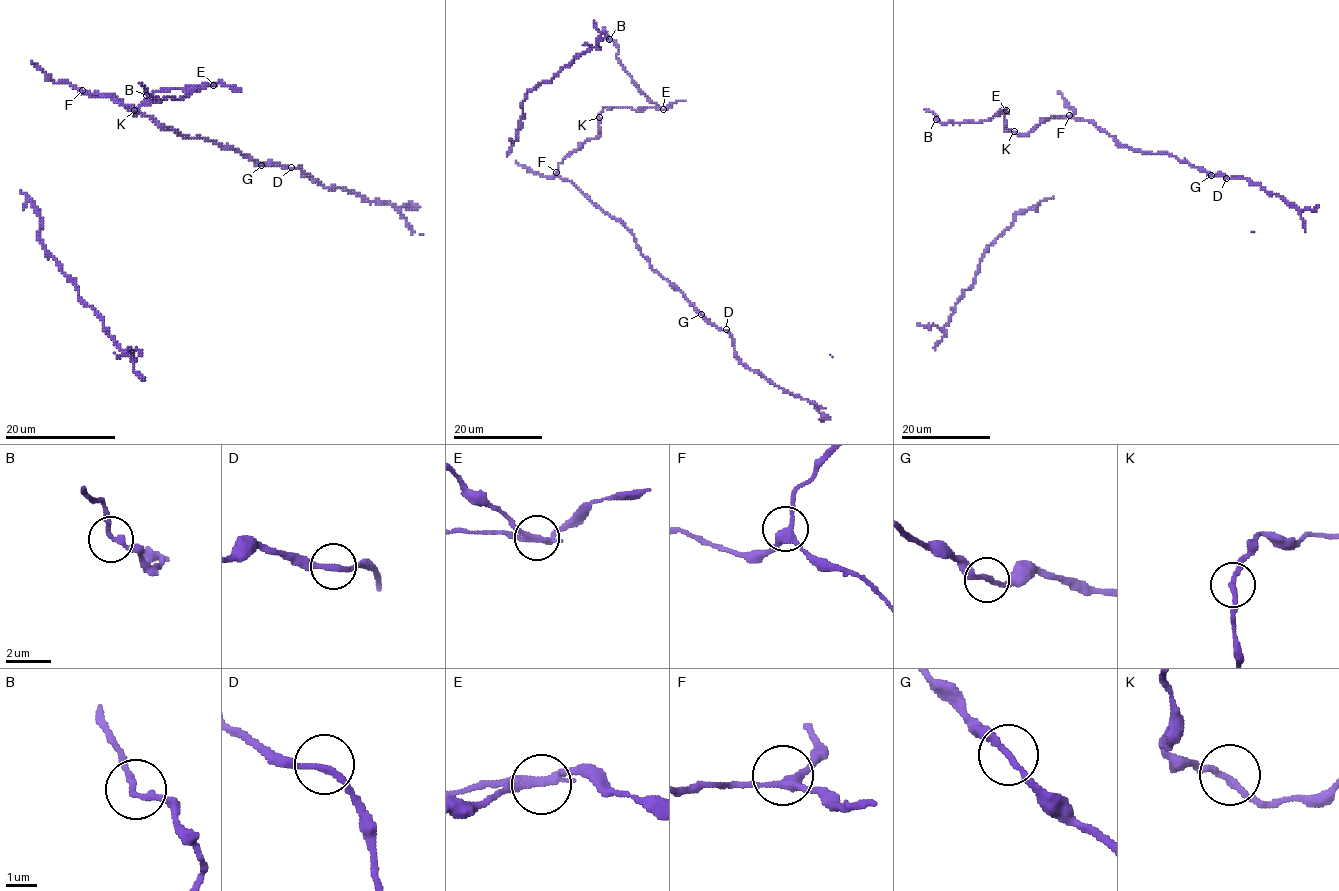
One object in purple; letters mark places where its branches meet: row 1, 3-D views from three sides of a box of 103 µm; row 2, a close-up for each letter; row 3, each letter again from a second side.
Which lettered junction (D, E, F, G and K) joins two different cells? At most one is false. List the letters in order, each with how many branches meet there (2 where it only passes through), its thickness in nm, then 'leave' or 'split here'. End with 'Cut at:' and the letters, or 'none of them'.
D: 2 | 240 nm | leave
E: 3 | 200 nm | split here
F: 3 | 280 nm | leave
G: 2 | 200 nm | leave
K: 2 | 200 nm | leave
Cut at: E

